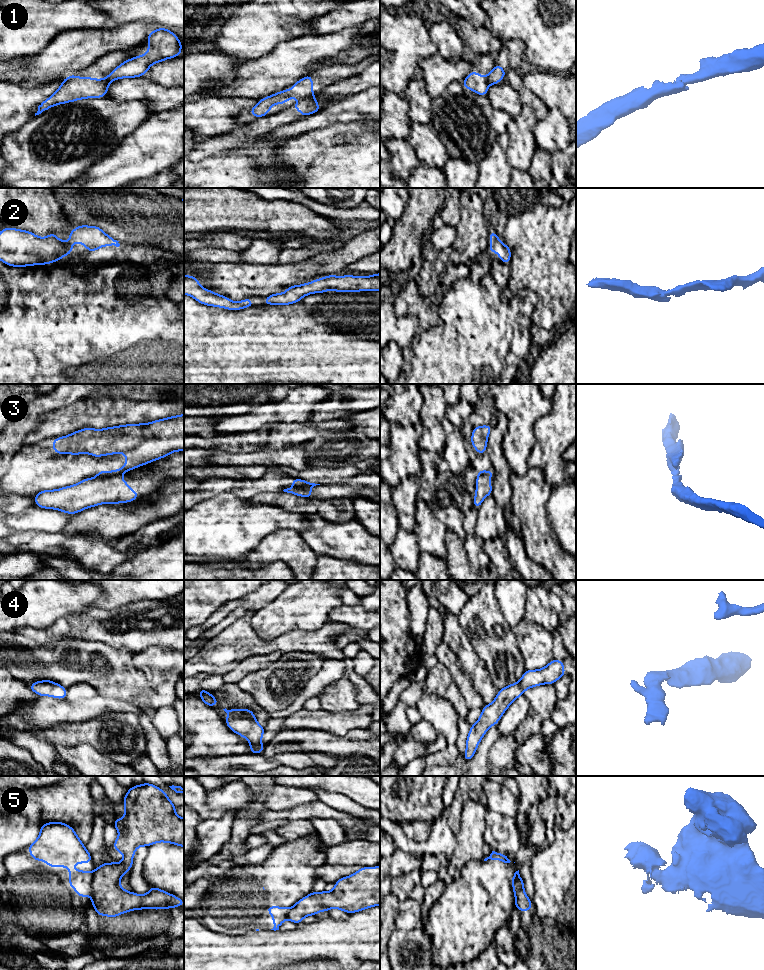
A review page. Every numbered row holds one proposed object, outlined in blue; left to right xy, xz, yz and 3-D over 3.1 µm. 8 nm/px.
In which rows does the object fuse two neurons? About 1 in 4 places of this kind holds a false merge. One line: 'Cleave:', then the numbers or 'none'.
Cleave: 1, 3, 5

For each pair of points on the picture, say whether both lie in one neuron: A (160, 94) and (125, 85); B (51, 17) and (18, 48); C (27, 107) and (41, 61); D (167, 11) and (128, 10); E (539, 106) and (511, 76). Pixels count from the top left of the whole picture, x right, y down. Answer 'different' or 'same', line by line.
A: same
B: same
C: different
D: same
E: same

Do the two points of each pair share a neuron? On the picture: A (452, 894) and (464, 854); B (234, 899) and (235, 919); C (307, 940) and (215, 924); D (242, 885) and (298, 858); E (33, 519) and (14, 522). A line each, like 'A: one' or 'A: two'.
A: two
B: one
C: two
D: one
E: one

